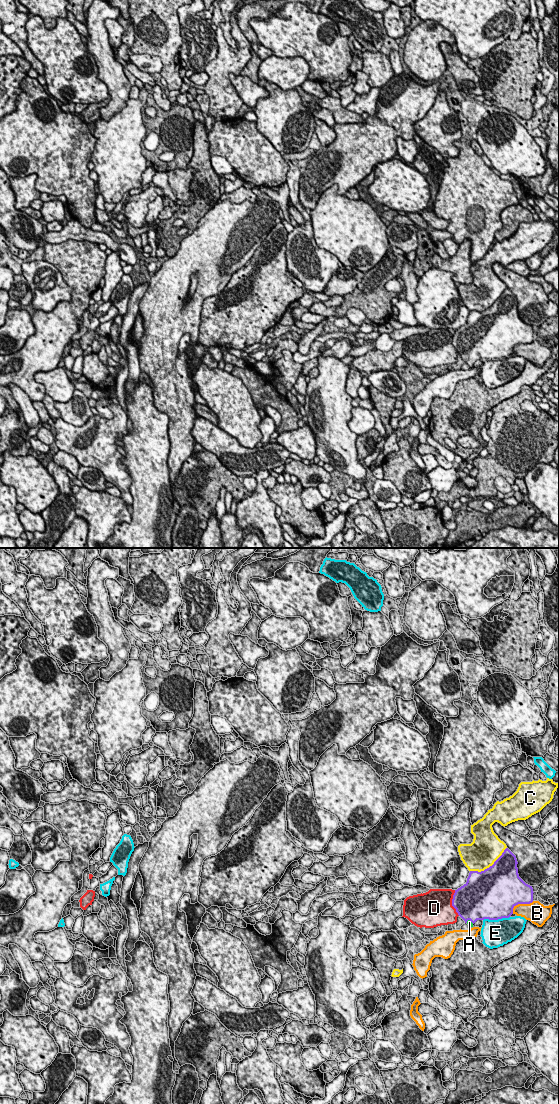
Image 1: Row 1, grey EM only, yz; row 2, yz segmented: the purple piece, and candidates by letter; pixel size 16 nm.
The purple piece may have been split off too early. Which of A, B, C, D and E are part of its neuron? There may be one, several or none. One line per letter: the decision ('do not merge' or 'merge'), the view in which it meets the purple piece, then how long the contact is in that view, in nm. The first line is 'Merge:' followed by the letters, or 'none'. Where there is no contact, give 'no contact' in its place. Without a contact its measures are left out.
Merge: A
A: merge | yz | 130 nm
B: do not merge | yz | 400 nm
C: do not merge | yz | 700 nm
D: do not merge | yz | 420 nm
E: do not merge | yz | 440 nm

